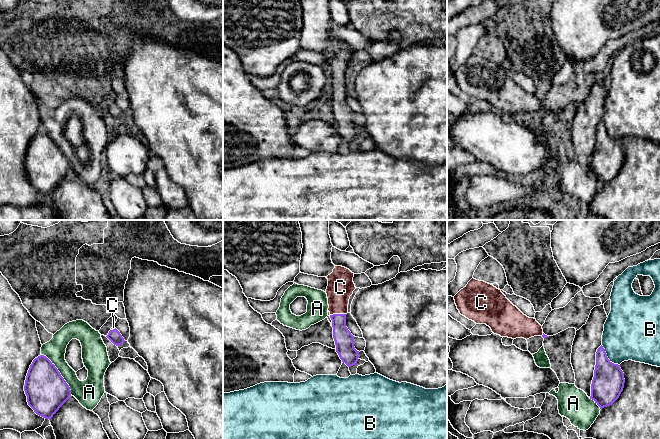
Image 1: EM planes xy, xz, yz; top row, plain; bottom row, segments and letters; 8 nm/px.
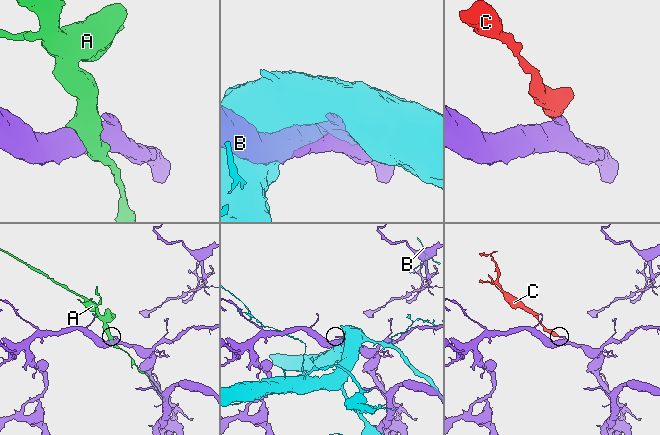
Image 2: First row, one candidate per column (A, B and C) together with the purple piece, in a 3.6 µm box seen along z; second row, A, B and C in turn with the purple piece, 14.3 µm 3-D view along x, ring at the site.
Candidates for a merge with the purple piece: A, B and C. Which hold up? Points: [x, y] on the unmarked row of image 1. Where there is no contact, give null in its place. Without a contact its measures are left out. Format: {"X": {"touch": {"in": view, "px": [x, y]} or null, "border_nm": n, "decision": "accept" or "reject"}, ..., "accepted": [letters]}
{"A": {"touch": {"in": "xy", "px": [59, 149]}, "border_nm": 400, "decision": "reject"}, "B": {"touch": {"in": "yz", "px": [607, 133]}, "border_nm": 220, "decision": "reject"}, "C": {"touch": {"in": "xz", "px": [337, 90]}, "border_nm": 130, "decision": "accept"}, "accepted": ["C"]}

